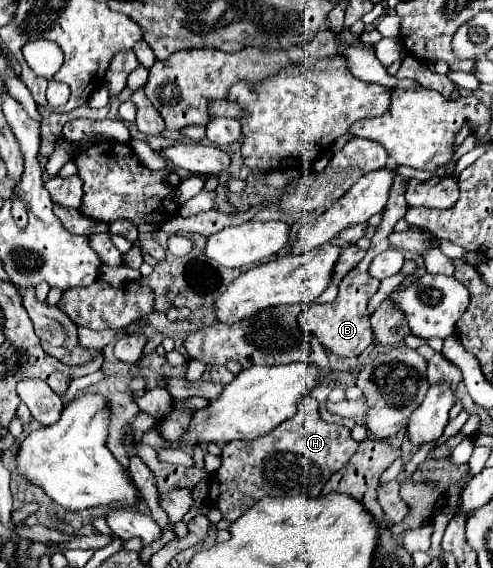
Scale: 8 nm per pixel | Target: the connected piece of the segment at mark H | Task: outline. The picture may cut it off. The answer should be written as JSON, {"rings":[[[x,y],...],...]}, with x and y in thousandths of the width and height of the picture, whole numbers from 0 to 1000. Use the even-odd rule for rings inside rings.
{"rings":[[[615,699],[602,727],[513,776],[469,776],[452,787],[448,822],[432,833],[420,882],[452,903],[452,914],[473,921],[485,914],[529,871],[627,871],[647,875],[663,843],[704,815],[720,798],[724,776],[700,748],[655,745],[647,738],[647,706]]]}

